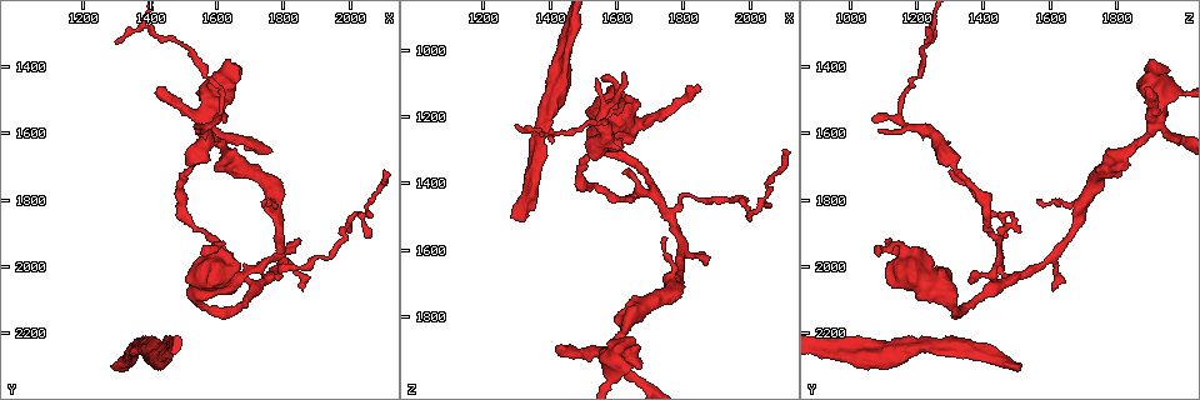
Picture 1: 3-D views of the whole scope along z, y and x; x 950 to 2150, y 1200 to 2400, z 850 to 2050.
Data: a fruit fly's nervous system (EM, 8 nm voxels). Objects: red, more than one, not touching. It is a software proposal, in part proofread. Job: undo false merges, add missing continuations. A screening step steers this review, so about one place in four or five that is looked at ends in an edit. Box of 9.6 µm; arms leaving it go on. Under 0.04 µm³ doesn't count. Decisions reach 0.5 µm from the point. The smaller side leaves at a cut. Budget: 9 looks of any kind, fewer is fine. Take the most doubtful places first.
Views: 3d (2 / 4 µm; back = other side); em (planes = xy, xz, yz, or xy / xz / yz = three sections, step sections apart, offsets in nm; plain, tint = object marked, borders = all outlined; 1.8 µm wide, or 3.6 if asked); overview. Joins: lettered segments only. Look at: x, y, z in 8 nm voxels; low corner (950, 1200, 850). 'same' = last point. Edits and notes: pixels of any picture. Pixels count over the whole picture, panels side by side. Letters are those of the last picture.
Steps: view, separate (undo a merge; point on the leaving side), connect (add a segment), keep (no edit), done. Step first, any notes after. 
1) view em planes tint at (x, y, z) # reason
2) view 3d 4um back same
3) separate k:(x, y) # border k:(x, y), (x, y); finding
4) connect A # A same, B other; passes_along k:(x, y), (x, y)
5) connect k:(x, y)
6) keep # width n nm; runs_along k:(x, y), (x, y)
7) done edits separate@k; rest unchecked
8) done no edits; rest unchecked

view em planes borders at (1280, 2300, 1500) # long arm stops here

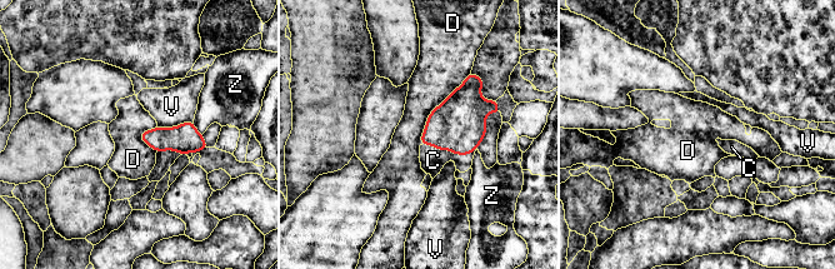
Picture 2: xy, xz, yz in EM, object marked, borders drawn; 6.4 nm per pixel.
connect C # longest_contact D 550 nm; C same, D other, V other, Z other; passes_along 2:(459, 124), (449, 150), (433, 160); it goes on there

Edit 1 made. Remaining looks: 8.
view overview

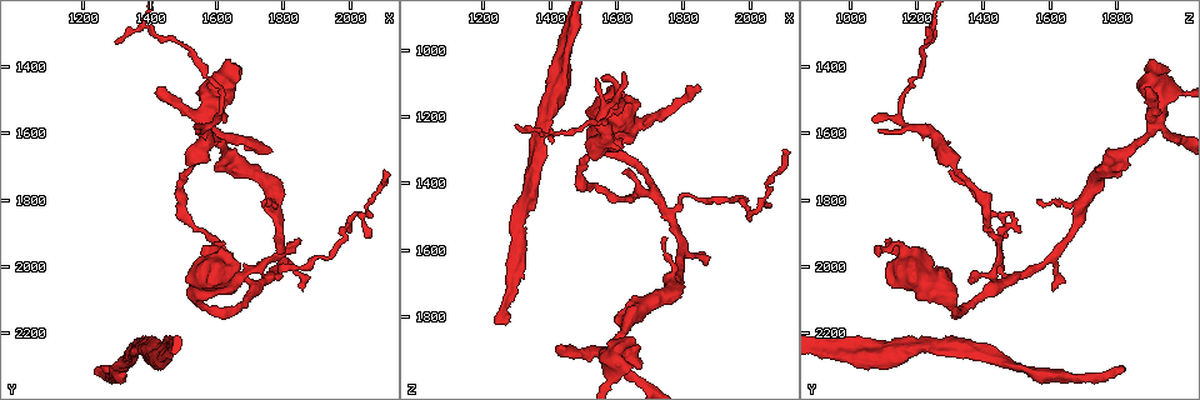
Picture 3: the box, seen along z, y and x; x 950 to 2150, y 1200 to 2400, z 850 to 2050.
view em xy step 8 tint at (1760, 1830, 1690) # calibre changes

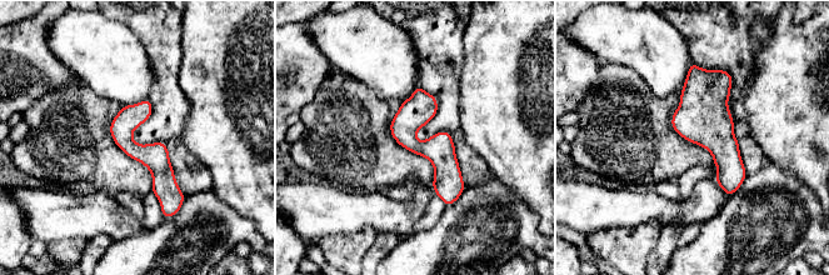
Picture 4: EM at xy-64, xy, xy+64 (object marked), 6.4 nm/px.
view em planes borders same

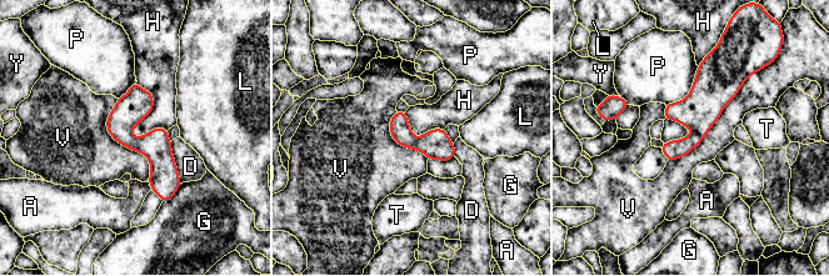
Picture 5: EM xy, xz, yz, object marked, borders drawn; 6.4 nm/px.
keep # width 190 nm; A other, D other, G other, H other, L other, P other, T other, V other, Y other; runs_along 5:(135, 86), (128, 135), (163, 165), (166, 196); continuous, no second neuron

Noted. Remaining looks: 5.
view 3d 2um at (1660, 1400, 1960) # thick end

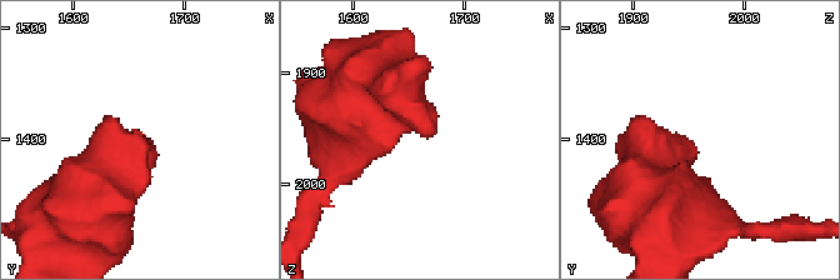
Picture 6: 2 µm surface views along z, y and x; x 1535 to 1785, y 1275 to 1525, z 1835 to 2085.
view em xy step 16 plain at (1666, 1400, 1950) # shape alone is not enough

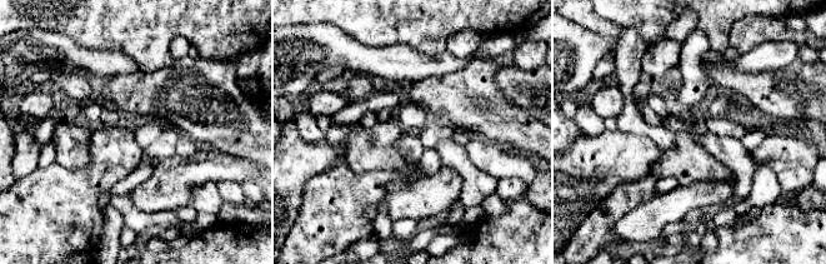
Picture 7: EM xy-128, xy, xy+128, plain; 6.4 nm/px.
view em xy step 16 borders same # see the neighbours

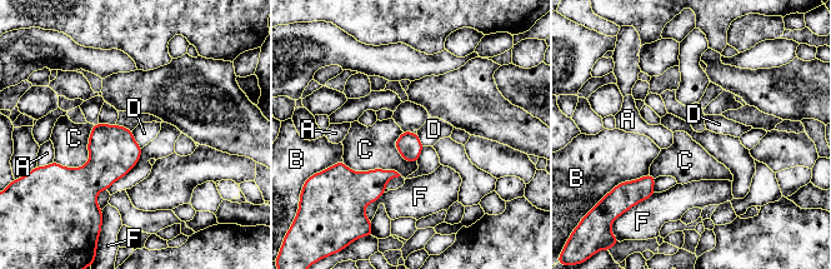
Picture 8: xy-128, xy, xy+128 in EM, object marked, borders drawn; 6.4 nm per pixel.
keep # A other, B other, C other, D other, F other; no lettered segment goes on from it

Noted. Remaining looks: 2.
view em planes tint at (1560, 2130, 1300) # sudden change in width

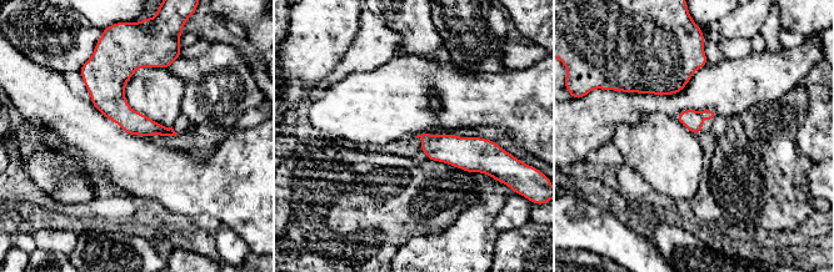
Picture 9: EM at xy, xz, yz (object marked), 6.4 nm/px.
view em planes borders same

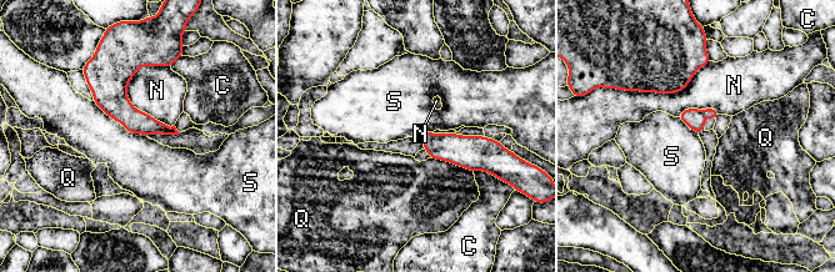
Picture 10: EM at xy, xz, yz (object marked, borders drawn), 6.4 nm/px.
keep # width 130 nm; C other, N other, Q other, S other; border 10:(93, 101), (128, 131), (146, 136); one neuron here

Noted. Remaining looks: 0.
done edits connect@2; rest unchecked

